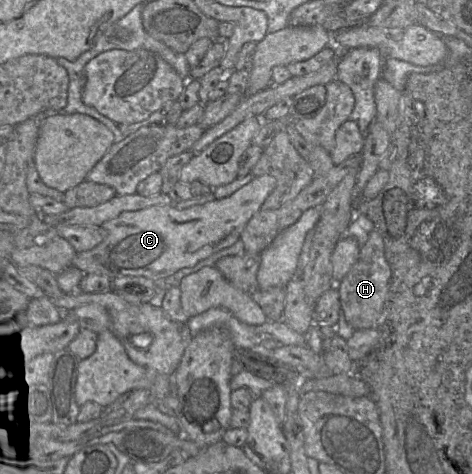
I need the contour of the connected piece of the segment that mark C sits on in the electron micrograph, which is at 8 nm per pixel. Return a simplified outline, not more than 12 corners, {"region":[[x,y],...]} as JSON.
{"region":[[276,187],[129,211],[73,266],[161,283],[232,246]]}

